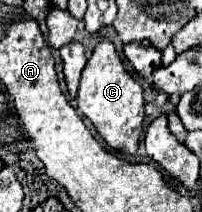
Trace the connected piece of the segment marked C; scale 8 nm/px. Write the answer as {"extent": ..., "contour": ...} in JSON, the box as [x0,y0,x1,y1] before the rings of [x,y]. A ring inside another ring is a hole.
{"extent":[76,37,146,155],"contour":[[[106,37],[94,47],[92,55],[88,57],[88,63],[82,71],[76,103],[112,149],[118,149],[130,155],[136,153],[140,133],[142,133],[142,123],[146,117],[142,87],[138,85],[136,79],[132,79],[126,73],[122,59],[118,57],[114,45]]]}

